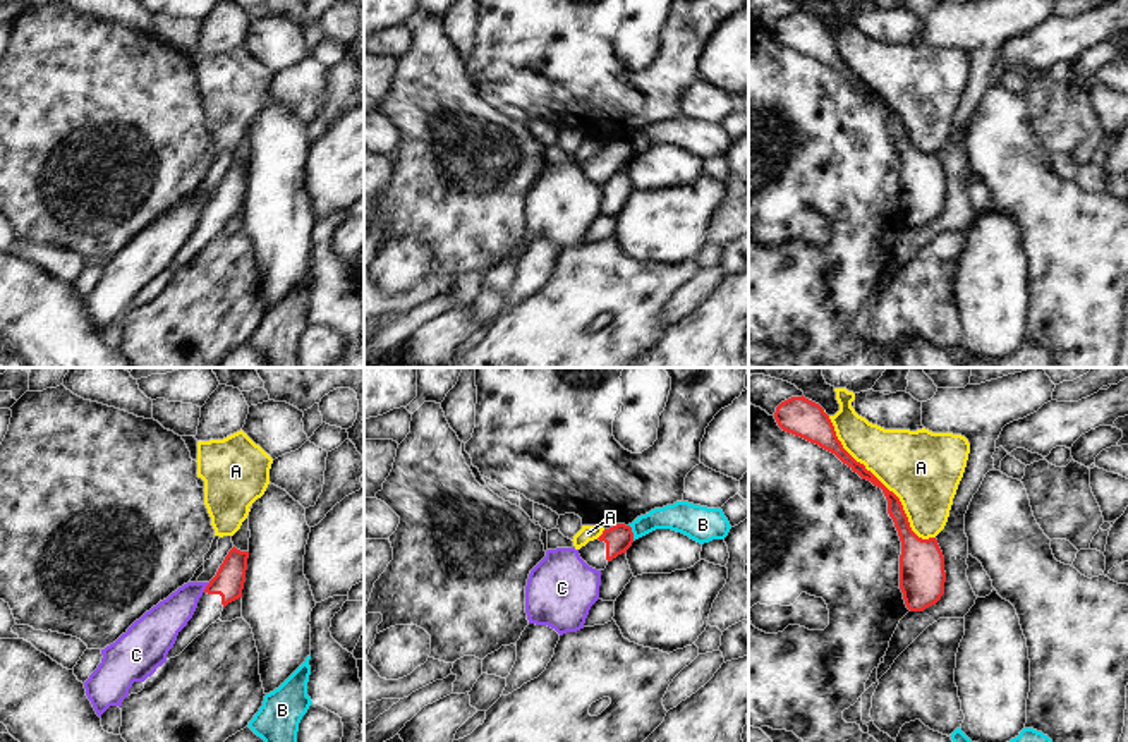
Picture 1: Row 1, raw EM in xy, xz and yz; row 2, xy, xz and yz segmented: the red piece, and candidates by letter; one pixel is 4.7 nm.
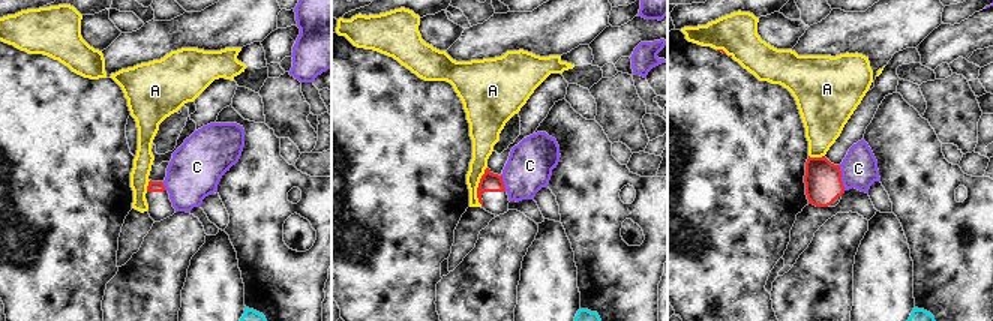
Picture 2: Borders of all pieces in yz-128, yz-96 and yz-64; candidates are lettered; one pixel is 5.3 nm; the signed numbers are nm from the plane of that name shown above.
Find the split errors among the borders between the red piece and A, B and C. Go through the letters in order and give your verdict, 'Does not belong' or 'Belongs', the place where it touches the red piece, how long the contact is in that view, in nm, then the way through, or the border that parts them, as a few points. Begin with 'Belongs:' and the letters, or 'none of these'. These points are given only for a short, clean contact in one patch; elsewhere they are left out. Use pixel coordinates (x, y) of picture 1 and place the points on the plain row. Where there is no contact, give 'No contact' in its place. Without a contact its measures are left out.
Belongs: none of these
A: Does not belong. Touches red at yz (881, 98). Shared border 750 nm
B: Does not belong. Touches red at xz (632, 148). Shared border 80 nm
C: Does not belong. Touches red at xy (206, 203). Shared border 60 nm. Boundary: xy (210, 198), (203, 206)

